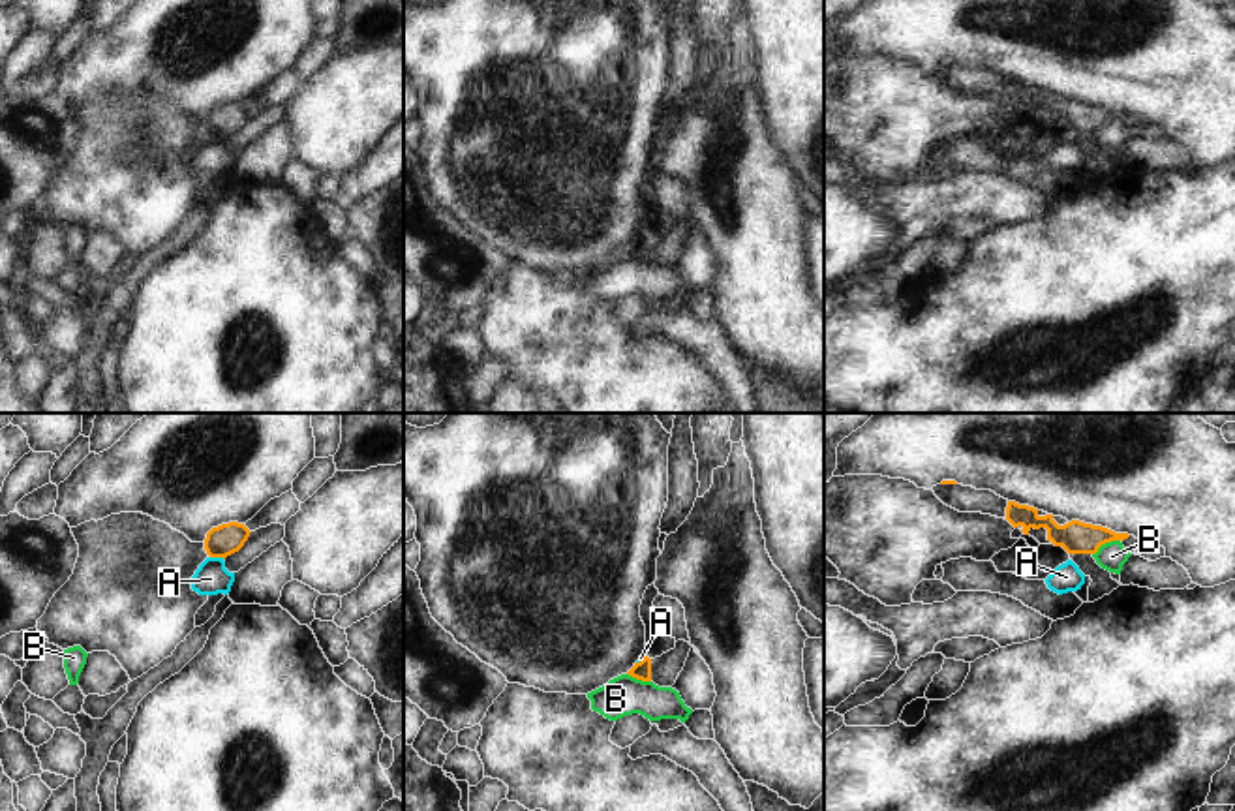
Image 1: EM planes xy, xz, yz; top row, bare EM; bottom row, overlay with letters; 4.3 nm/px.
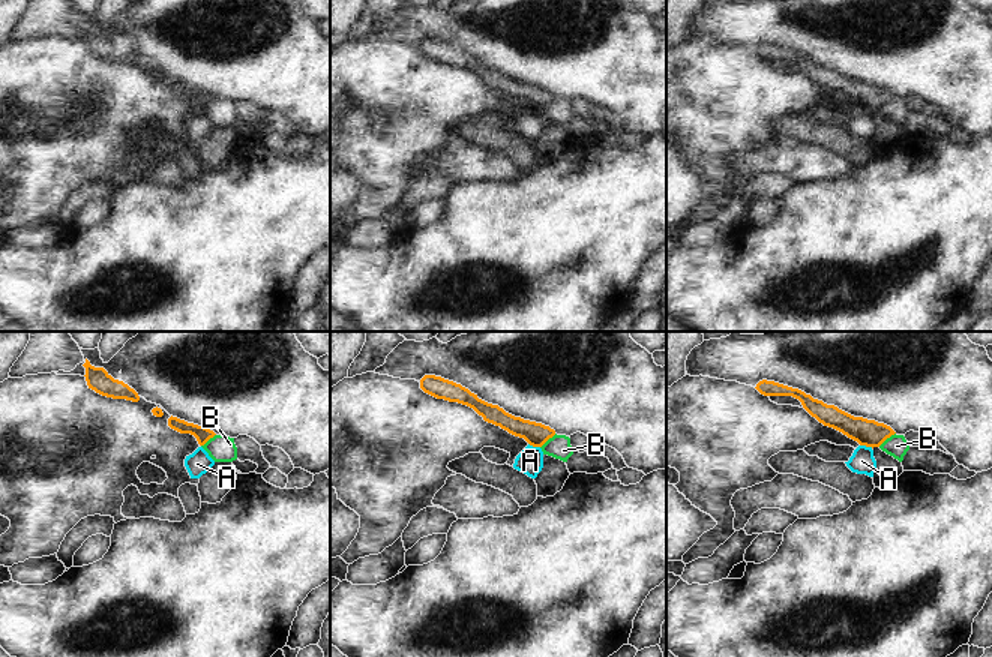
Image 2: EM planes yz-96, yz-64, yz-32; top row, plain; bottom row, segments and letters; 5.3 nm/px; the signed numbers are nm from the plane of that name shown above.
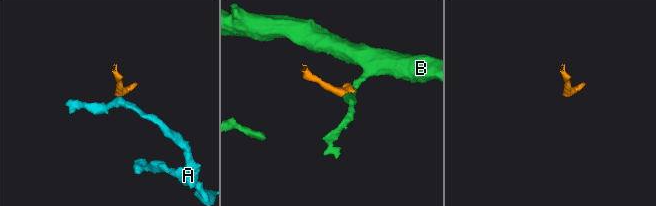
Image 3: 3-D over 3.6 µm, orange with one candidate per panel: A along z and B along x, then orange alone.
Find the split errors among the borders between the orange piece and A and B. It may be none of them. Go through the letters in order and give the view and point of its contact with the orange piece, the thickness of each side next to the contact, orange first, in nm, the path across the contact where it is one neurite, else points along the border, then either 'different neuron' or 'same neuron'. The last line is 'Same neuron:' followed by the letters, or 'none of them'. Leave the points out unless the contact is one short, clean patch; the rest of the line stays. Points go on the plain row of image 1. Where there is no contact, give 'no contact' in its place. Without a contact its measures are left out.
A: xy (218, 136) | 140/140 nm | along xy (211, 136), (224, 137) | different neuron
B: yz (1106, 121) | 140/120 nm | along yz (1119, 119), (1106, 121), (1093, 134) | different neuron
Same neuron: none of them

